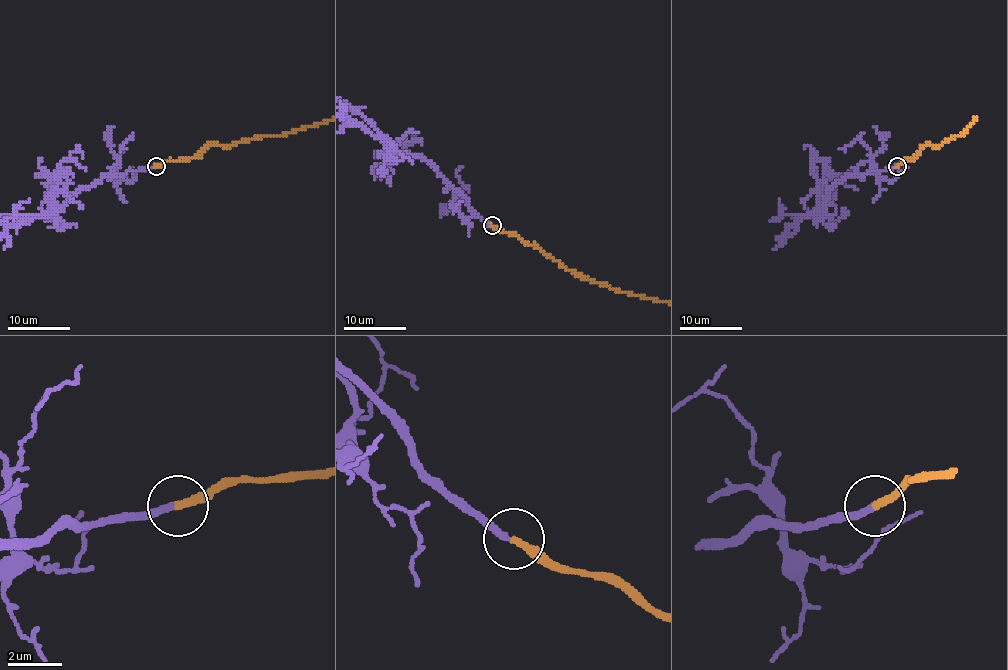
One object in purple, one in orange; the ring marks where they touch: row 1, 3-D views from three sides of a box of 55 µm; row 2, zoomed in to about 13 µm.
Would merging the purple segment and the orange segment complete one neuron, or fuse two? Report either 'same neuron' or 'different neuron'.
same neuron

